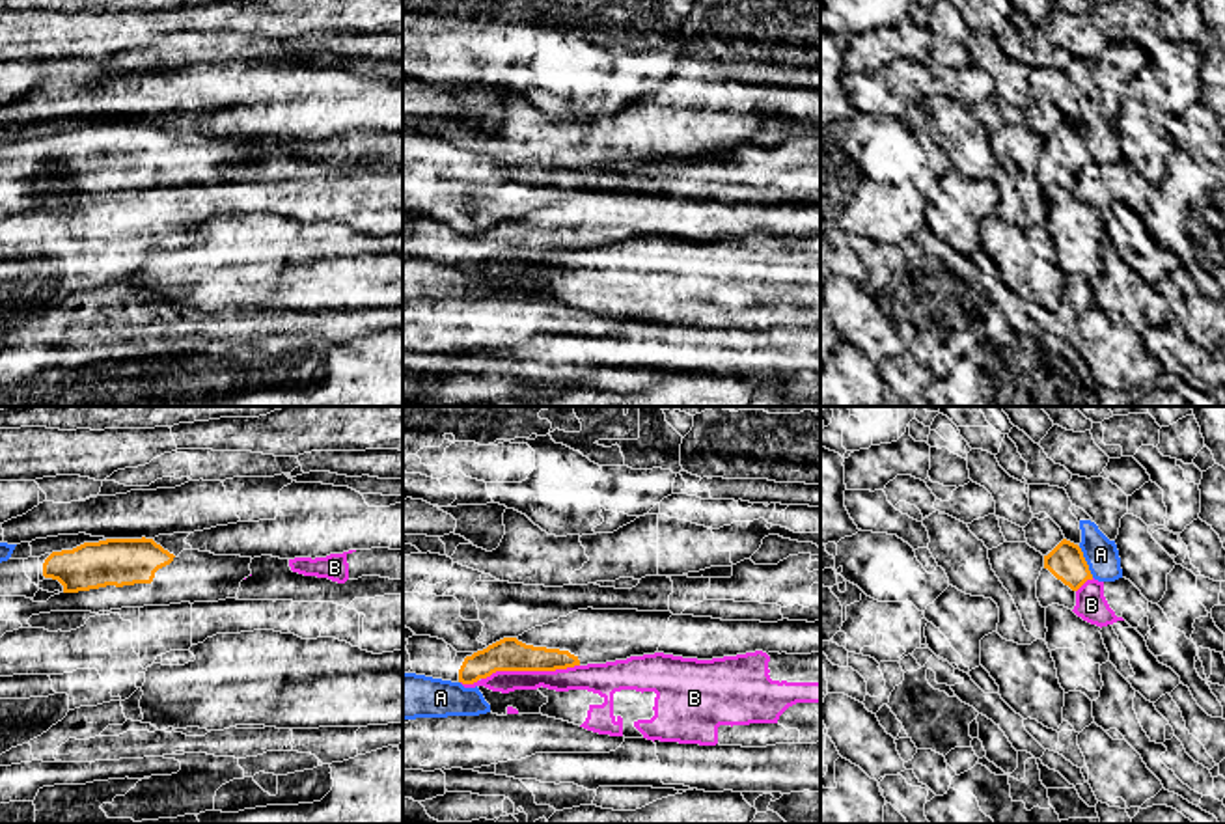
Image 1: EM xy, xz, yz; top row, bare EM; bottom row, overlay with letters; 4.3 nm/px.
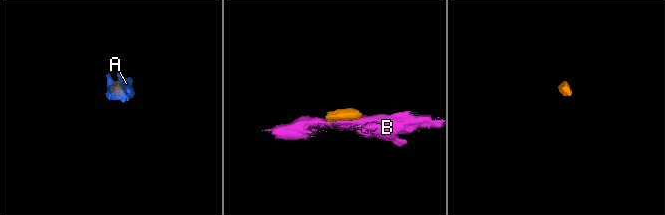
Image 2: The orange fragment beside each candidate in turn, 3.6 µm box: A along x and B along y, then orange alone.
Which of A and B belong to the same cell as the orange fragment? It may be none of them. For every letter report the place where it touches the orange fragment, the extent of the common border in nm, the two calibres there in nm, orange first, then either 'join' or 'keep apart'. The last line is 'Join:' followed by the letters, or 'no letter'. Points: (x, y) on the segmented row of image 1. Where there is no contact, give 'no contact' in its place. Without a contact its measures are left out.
A: meets orange in yz at (1086, 562); contact 150 nm long; 160 nm thick on the orange side, 140 nm on the other; keep apart
B: meets orange in xz at (530, 670); contact 420 nm long; 140 nm thick on the orange side, 110 nm on the other; keep apart
Join: no letter

